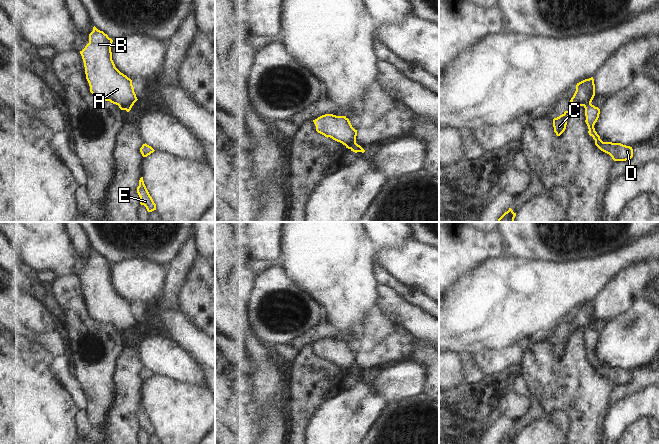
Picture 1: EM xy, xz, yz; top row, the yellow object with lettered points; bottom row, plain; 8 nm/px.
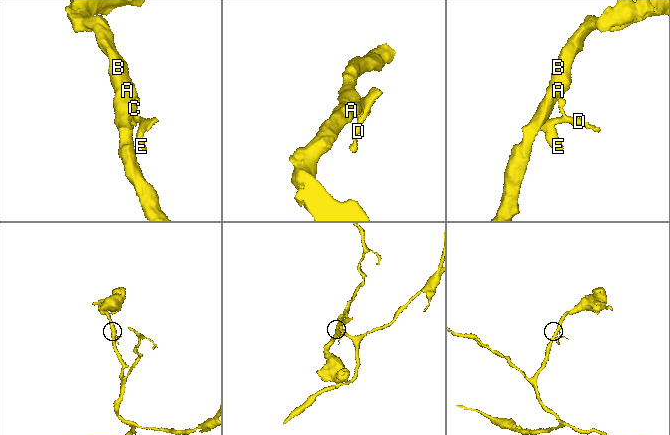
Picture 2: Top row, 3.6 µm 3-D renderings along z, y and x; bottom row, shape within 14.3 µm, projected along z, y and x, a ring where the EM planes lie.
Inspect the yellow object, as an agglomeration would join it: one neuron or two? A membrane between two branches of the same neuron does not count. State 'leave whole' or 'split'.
split

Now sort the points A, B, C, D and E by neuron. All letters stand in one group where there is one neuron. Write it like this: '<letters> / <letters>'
A B C / D E

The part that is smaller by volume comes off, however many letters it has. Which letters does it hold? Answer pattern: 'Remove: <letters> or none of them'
Remove: D, E

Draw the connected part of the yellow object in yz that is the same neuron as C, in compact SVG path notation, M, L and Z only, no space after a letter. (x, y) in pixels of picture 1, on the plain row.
M593 301L585 303L576 309L576 315L571 322L571 331L568 335L565 335L562 339L553 343L554 356L557 360L560 360L566 353L567 344L571 335L575 331L585 330L591 327L595 320L595 308Z

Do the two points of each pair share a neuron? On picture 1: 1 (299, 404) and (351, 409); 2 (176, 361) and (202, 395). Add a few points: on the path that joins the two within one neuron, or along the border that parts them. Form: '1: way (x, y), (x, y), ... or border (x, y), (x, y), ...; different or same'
1: border (342, 392), (331, 398), (316, 413), (309, 425); different
2: border (170, 377), (204, 387); different

